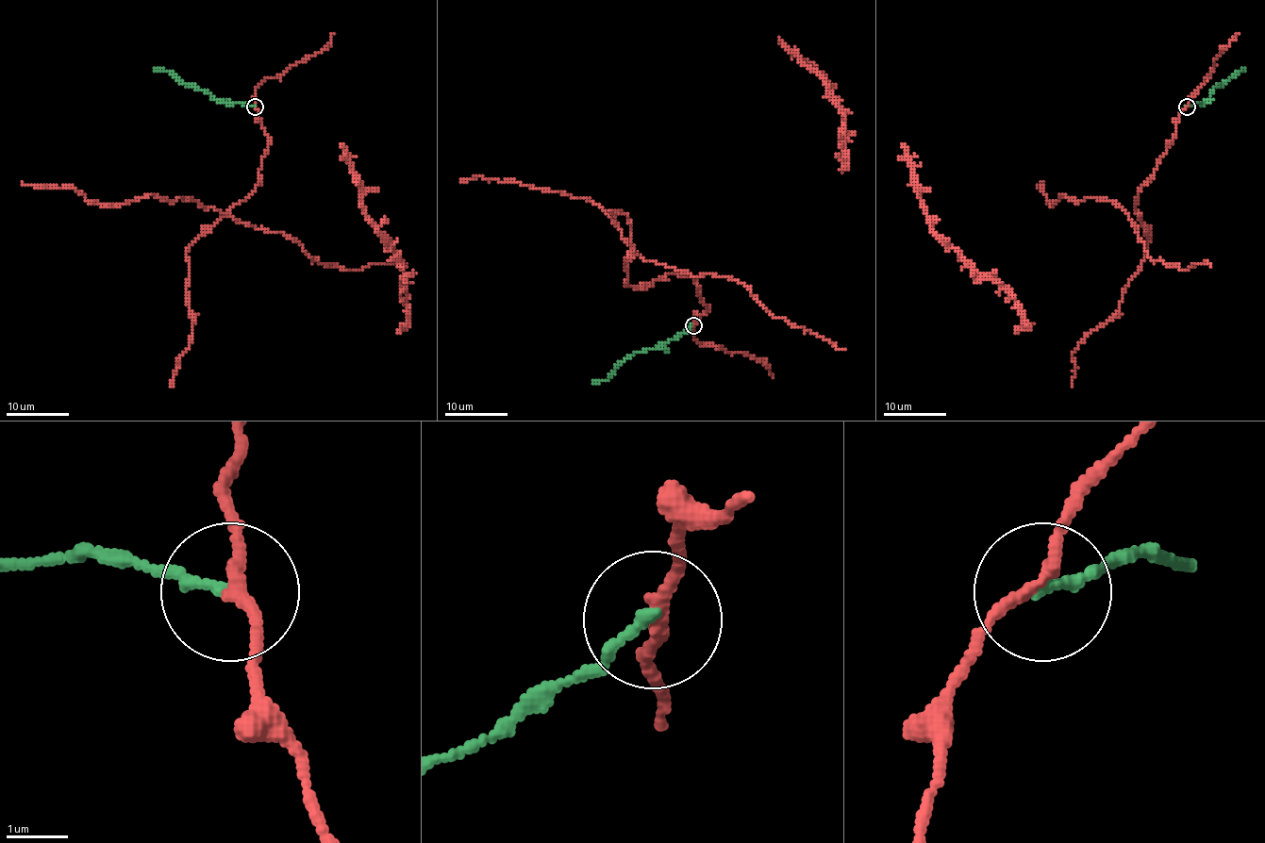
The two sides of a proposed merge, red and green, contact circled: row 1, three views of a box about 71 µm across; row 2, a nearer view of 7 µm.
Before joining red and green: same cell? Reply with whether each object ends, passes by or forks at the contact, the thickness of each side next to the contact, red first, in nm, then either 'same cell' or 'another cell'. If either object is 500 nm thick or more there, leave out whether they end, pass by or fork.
red passes by; green ends; calibres 190 and 190 nm; another cell

